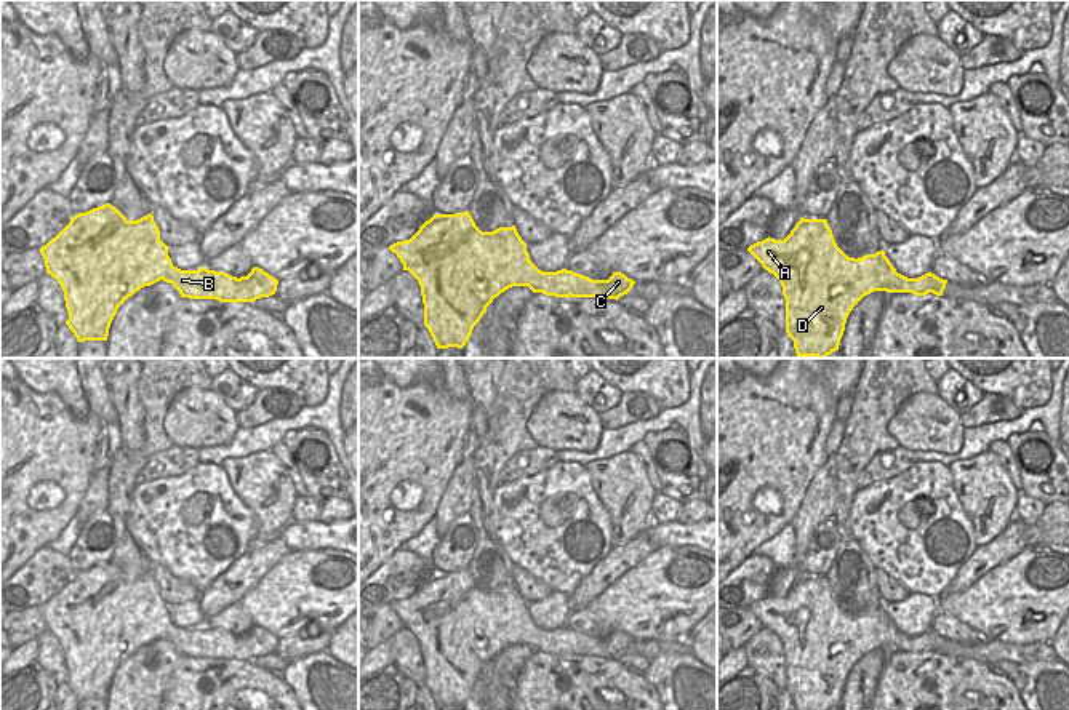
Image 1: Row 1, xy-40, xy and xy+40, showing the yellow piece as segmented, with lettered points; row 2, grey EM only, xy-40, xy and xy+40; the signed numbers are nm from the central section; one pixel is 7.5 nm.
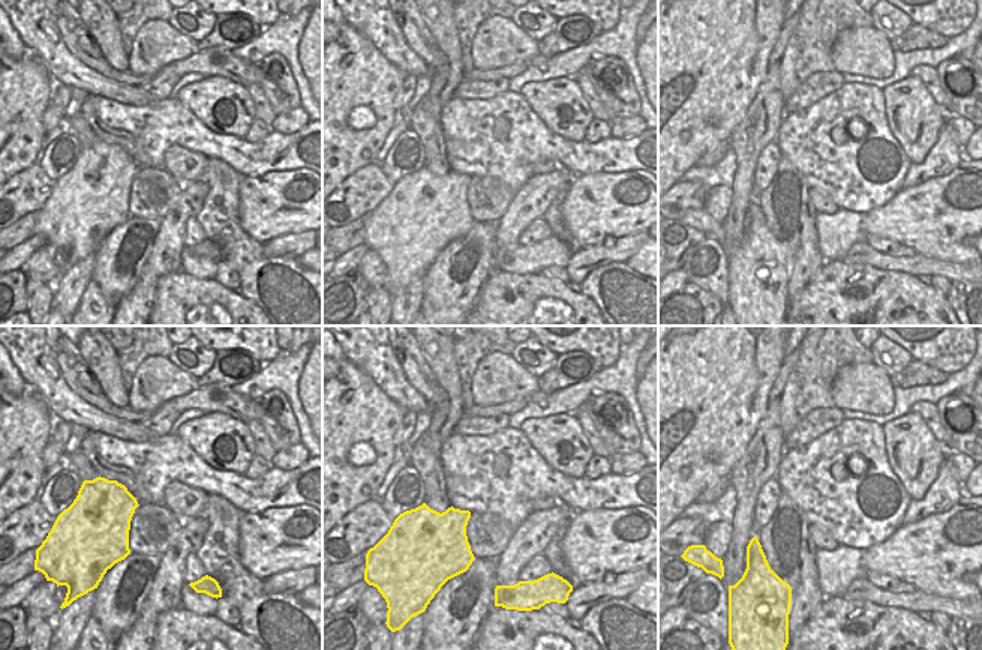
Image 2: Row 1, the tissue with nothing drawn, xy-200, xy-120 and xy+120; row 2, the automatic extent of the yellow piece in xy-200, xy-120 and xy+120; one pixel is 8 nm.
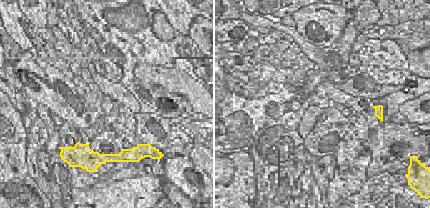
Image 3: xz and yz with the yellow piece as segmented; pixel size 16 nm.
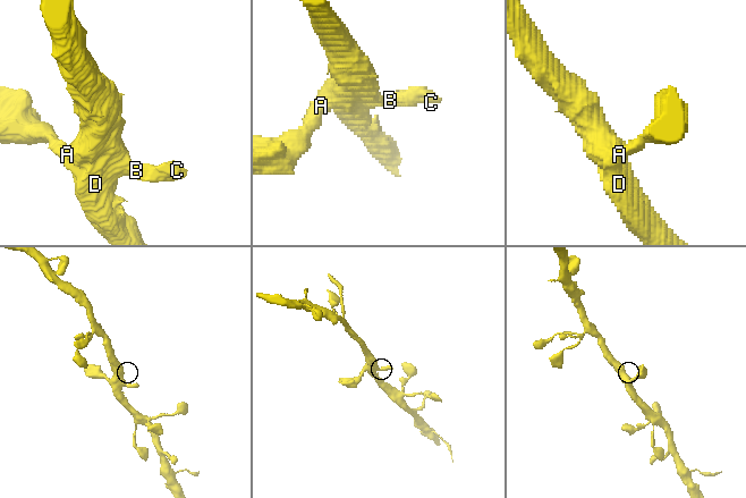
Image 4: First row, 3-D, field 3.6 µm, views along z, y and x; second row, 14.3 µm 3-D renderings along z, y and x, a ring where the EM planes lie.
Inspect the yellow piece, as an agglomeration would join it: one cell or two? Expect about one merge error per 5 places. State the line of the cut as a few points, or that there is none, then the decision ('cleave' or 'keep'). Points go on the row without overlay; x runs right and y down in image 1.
no cut | keep

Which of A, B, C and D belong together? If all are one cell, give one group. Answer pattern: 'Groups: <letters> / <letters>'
Groups: A B C D.

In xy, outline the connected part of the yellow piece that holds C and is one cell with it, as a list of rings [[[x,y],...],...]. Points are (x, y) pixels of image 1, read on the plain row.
[[[469,569],[434,572],[410,598],[397,600],[389,608],[397,612],[403,628],[408,628],[421,644],[424,684],[429,688],[437,707],[462,707],[486,665],[512,644],[528,644],[533,651],[555,656],[618,659],[635,643],[621,630],[613,630],[608,638],[592,638],[567,627],[543,630],[531,620],[526,601],[515,584],[482,590]]]

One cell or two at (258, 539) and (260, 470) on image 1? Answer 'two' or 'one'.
one

